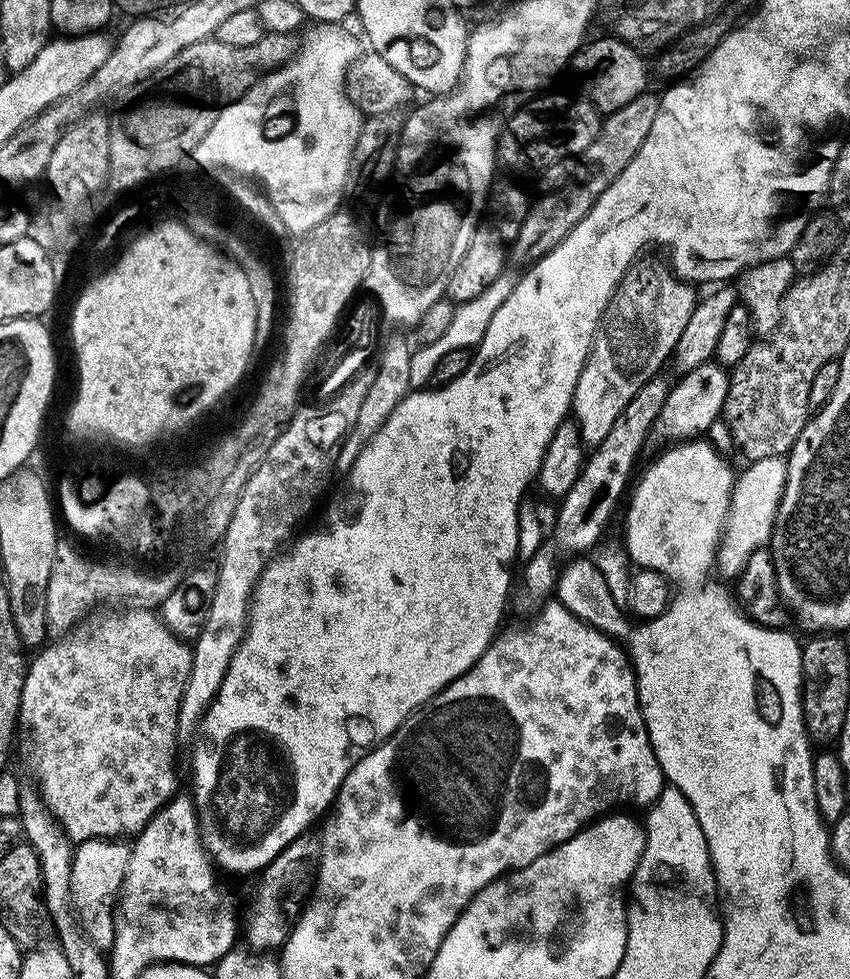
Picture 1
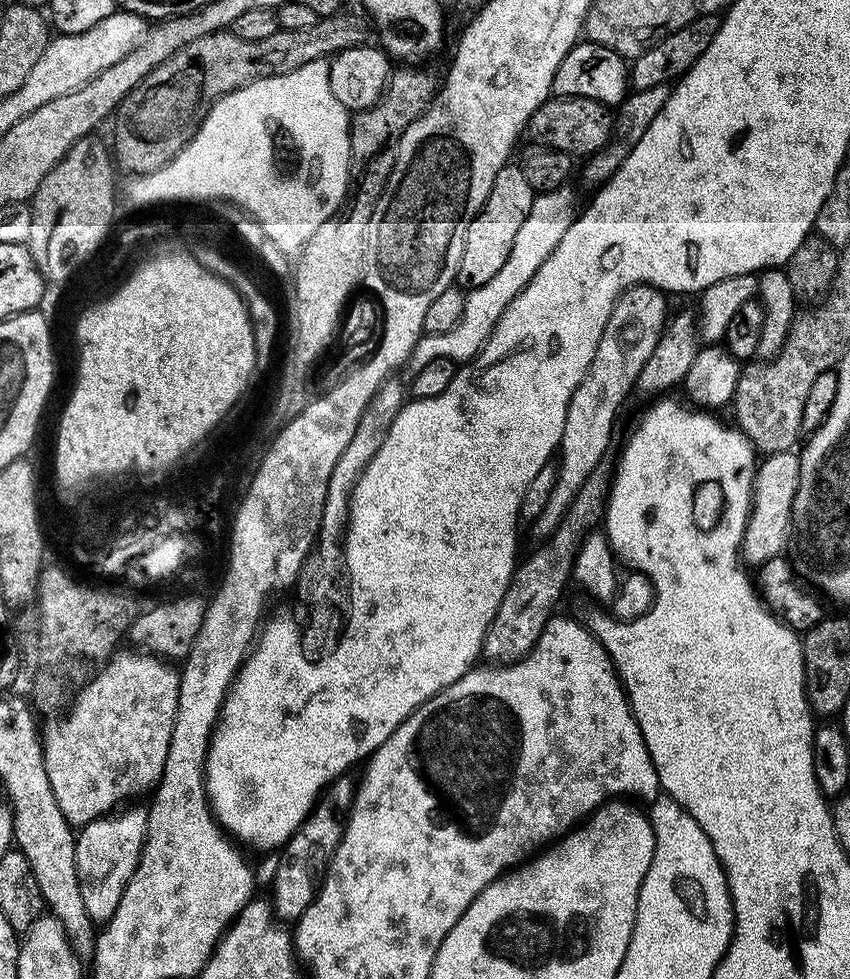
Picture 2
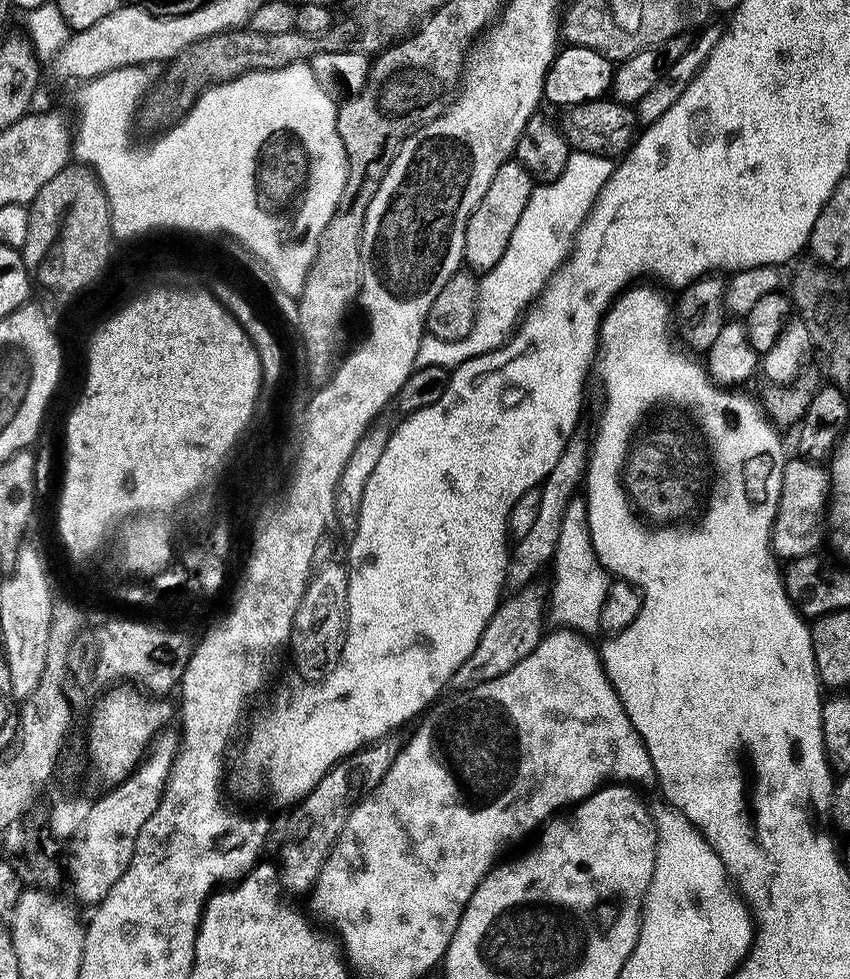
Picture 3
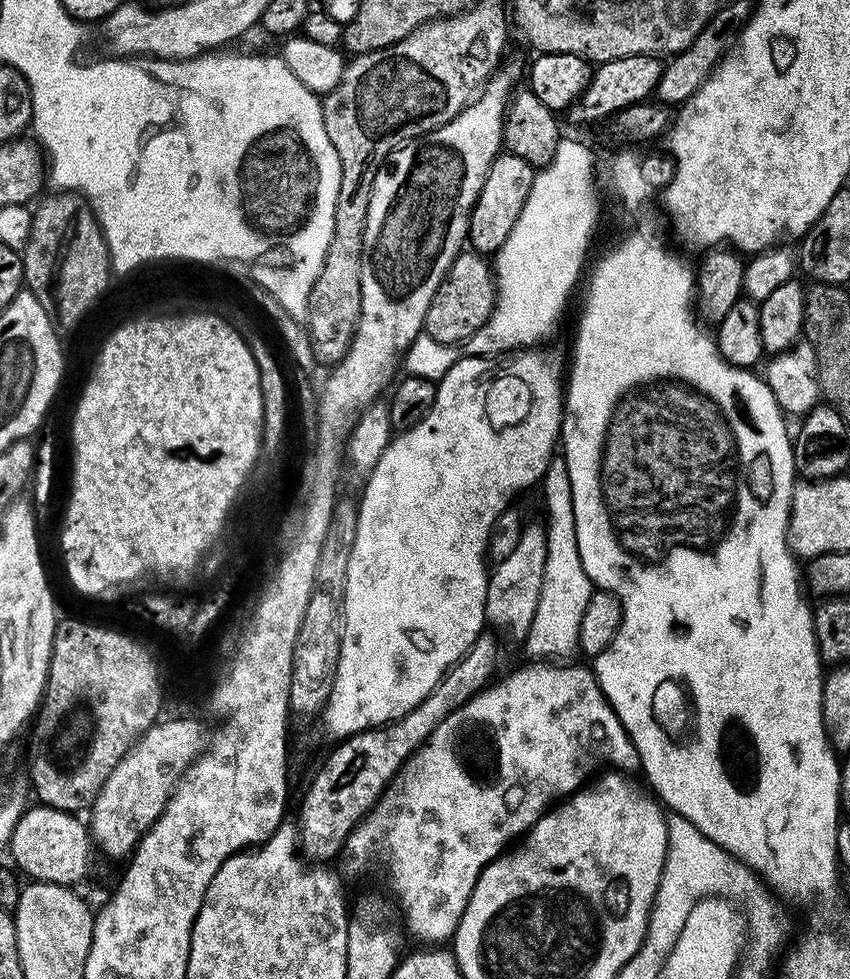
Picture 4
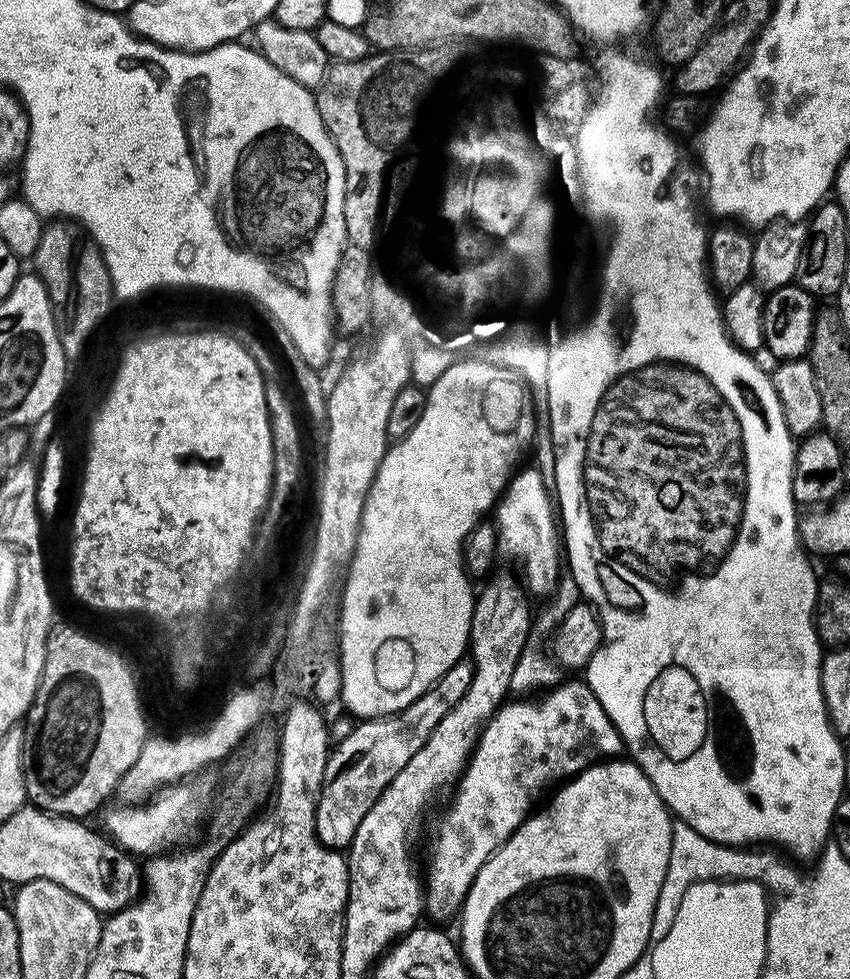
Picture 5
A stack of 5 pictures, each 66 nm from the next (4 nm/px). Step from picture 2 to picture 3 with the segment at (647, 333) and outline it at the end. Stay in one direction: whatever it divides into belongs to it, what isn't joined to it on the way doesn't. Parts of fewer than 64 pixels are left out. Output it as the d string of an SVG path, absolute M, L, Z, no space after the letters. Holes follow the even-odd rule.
M567 441L562 450L562 457L554 464L554 469L540 486L540 496L537 517L531 529L522 539L515 541L509 551L508 566L505 571L505 583L512 588L521 588L529 585L531 580L544 566L553 559L559 540L559 530L567 502L577 493L583 483L584 472L588 466L589 441Z

